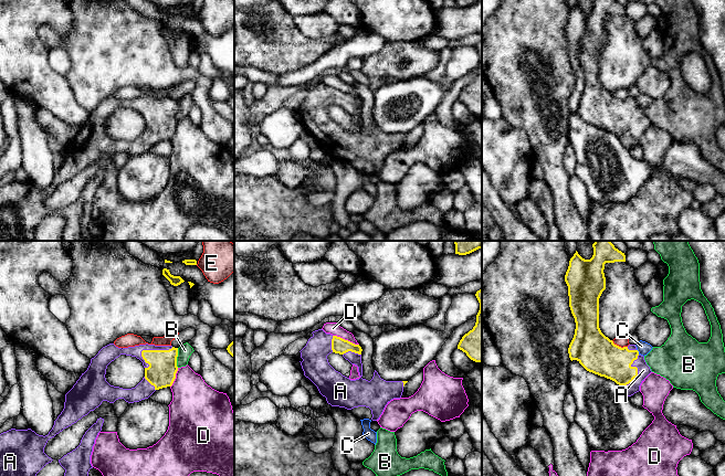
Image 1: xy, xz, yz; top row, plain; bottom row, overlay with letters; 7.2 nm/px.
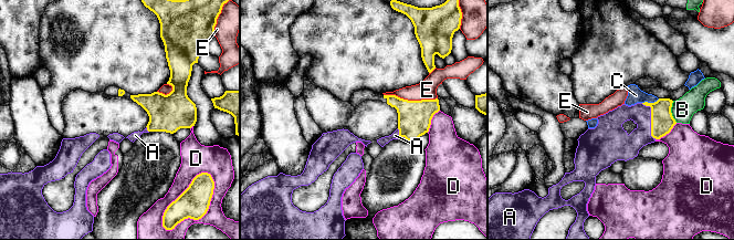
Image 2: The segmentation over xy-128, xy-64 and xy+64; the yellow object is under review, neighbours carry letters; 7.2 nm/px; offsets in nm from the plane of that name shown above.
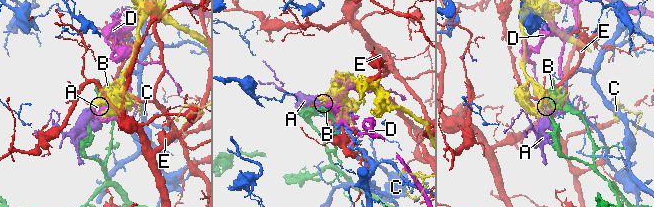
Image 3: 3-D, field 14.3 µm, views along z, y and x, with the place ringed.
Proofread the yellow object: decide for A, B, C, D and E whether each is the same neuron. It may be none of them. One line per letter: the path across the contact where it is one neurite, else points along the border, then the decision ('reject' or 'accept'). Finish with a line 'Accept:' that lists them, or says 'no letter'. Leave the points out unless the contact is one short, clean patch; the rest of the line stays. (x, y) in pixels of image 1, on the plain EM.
A: accept
B: reject
C: reject
D: reject
E: reject
Accept: A

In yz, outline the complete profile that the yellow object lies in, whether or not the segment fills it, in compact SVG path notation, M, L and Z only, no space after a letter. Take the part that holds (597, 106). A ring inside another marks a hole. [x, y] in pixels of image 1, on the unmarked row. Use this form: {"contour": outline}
{"contour": "M593 0L590 12L582 11L576 3L570 11L565 34L568 39L569 60L576 82L568 106L571 114L577 113L587 124L614 134L627 149L631 149L640 144L641 136L652 124L635 97L621 101L599 81L599 51L606 42L605 17L614 14L626 14L624 6L616 0Z"}

